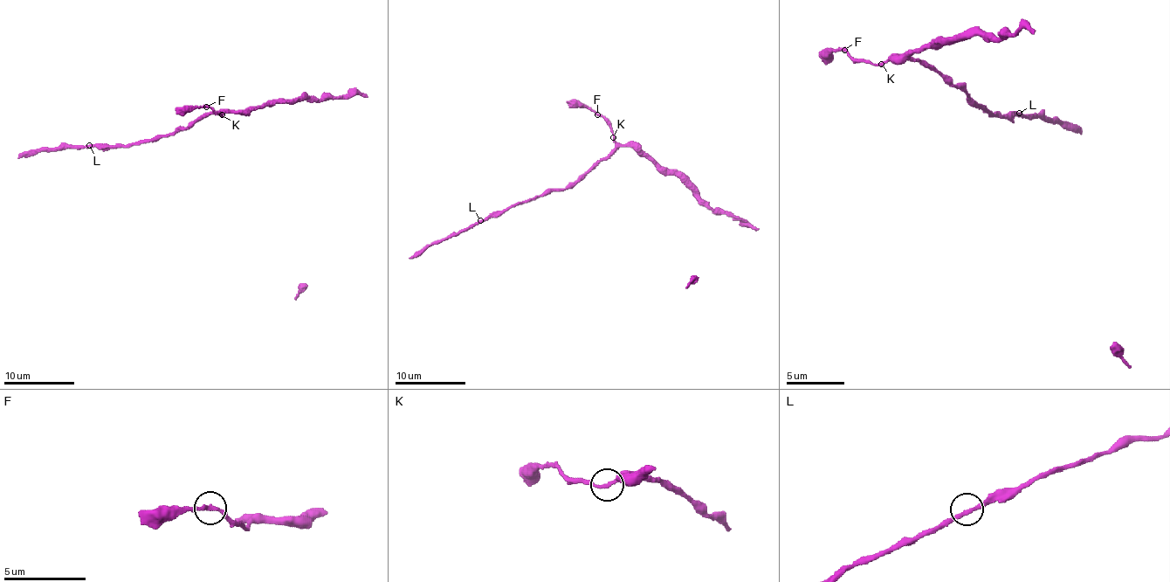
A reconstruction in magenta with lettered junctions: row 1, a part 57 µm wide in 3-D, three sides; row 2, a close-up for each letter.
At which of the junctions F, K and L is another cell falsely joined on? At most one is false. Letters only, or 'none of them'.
none of them

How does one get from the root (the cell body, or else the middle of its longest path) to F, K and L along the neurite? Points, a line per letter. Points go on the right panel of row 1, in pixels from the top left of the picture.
F: (911, 55), (893, 58), (887, 64), (863, 64), (855, 60), (843, 49)
K: (911, 55), (890, 58), (881, 64)
L: (911, 55), (896, 58), (917, 58), (922, 60), (989, 113), (1019, 113)

